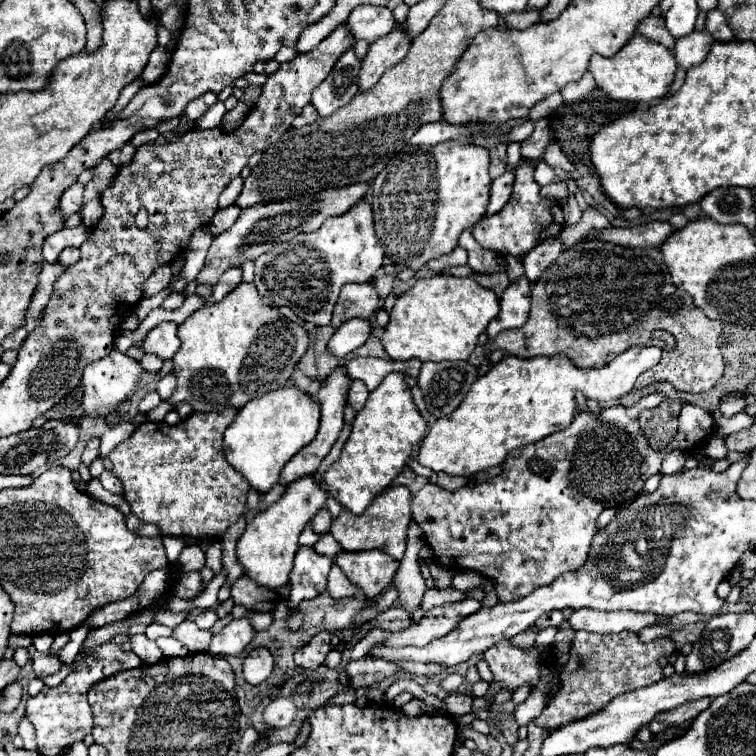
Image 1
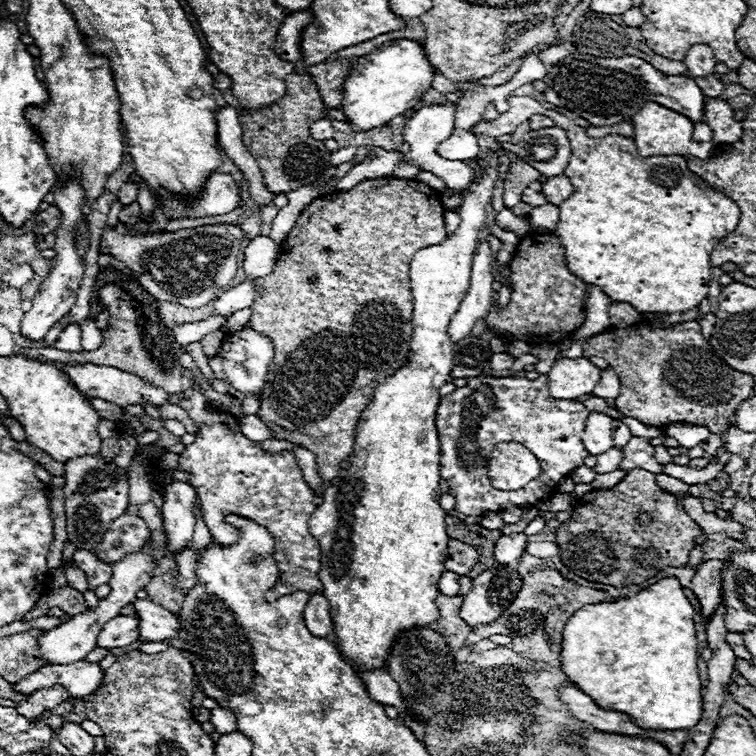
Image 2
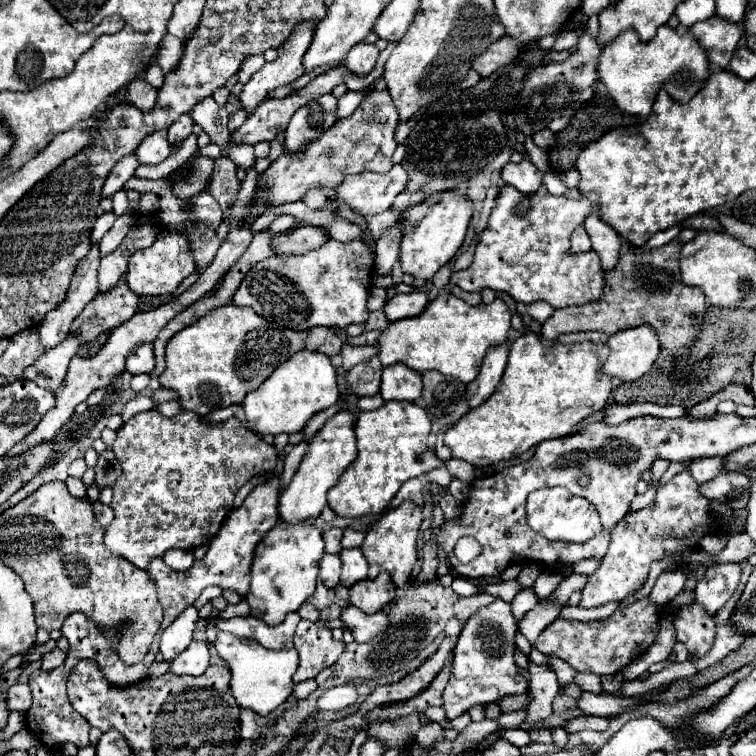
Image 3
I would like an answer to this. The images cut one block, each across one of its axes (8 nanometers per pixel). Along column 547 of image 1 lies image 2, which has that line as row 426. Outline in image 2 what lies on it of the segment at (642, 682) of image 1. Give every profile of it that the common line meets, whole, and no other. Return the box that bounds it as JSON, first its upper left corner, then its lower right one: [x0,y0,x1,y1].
[584,320,754,434]

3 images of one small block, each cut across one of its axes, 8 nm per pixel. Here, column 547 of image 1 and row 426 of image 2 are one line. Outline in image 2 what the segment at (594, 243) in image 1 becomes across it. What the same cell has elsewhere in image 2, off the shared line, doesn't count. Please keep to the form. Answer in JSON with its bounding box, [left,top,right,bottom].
[250,176,446,480]

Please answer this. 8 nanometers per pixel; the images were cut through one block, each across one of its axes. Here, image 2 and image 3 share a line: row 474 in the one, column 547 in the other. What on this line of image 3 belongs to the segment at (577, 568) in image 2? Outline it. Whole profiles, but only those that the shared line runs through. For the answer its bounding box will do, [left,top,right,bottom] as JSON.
[534,596,668,676]

